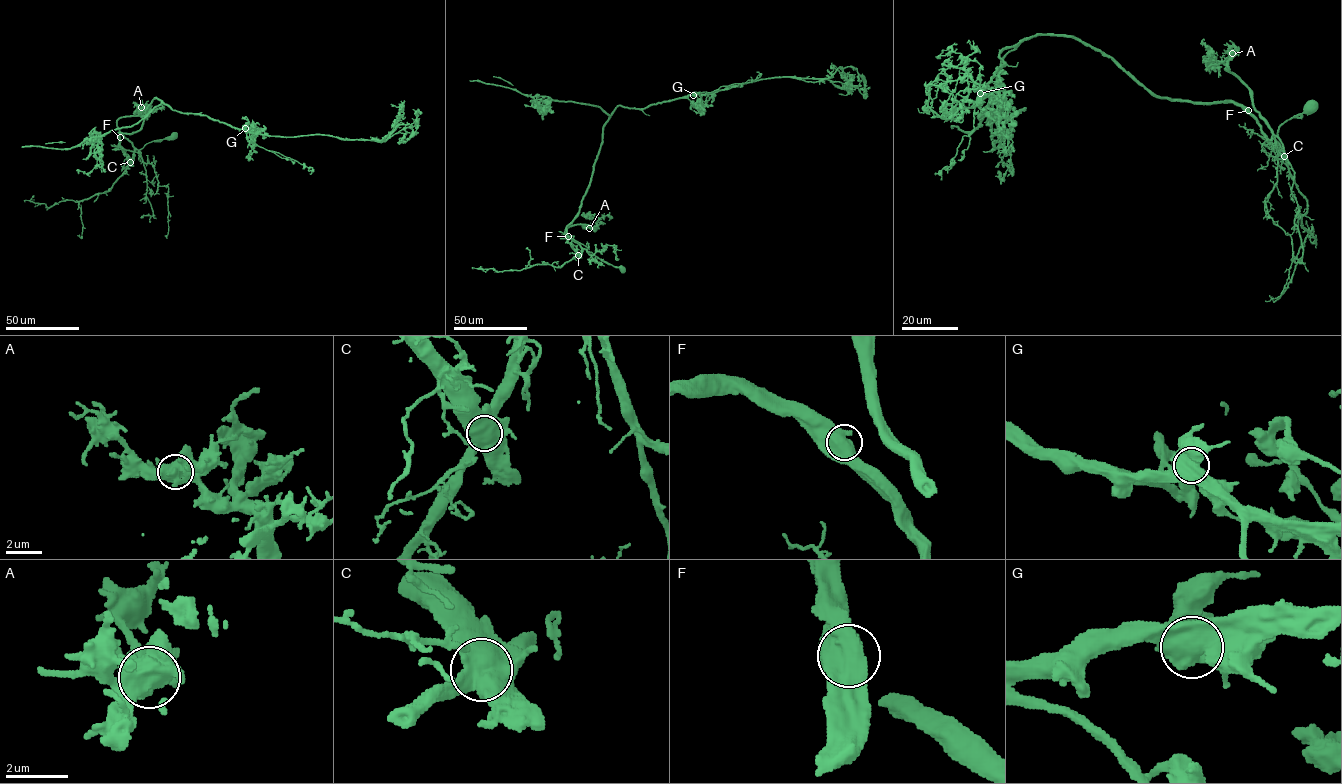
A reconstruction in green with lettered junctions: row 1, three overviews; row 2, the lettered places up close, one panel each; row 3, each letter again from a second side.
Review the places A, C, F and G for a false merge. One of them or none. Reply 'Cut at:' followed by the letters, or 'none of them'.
Cut at: C

